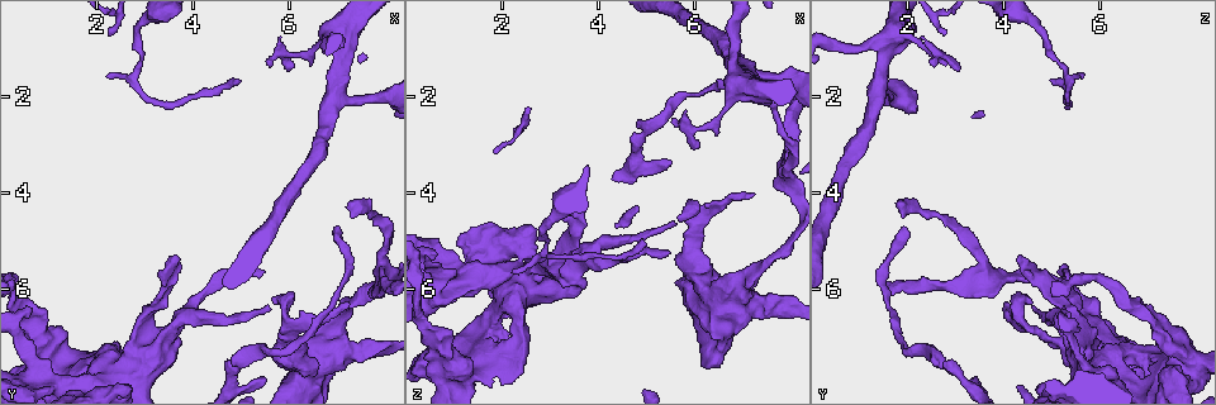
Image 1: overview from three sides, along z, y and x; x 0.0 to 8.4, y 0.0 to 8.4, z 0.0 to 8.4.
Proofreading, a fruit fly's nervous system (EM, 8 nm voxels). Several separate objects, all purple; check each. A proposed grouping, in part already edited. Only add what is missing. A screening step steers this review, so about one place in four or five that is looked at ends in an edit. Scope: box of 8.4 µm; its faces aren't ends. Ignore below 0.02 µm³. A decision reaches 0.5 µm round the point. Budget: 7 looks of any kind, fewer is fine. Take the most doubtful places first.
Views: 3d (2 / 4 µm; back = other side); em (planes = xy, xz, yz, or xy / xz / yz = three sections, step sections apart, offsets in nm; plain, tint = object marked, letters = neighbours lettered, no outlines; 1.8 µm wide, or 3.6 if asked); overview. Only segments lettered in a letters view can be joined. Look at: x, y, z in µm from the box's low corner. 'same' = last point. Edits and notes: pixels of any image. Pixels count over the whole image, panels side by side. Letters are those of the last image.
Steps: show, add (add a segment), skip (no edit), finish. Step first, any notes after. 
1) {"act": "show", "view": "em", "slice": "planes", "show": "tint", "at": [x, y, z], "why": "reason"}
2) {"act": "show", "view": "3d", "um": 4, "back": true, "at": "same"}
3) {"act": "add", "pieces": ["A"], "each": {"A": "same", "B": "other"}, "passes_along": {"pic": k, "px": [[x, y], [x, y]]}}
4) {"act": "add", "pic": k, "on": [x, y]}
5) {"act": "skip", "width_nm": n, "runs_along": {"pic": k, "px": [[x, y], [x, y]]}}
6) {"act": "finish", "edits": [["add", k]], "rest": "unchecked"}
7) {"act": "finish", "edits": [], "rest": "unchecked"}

{"act": "show", "view": "em", "slice": "xz", "step": 8, "show": "tint", "at": [7.00, 4.65, 1.95], "why": "free end"}

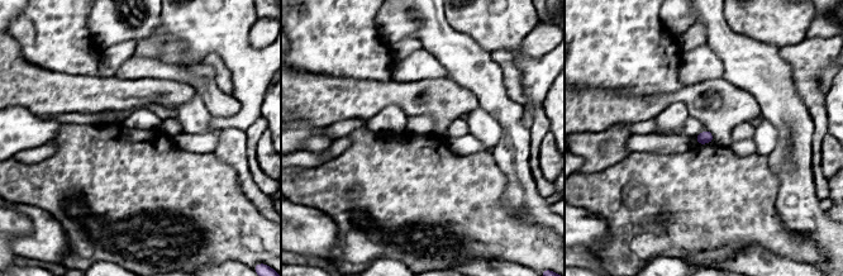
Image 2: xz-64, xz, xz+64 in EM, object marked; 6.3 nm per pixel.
{"act": "show", "view": "em", "slice": "planes", "show": "tint", "at": "same"}

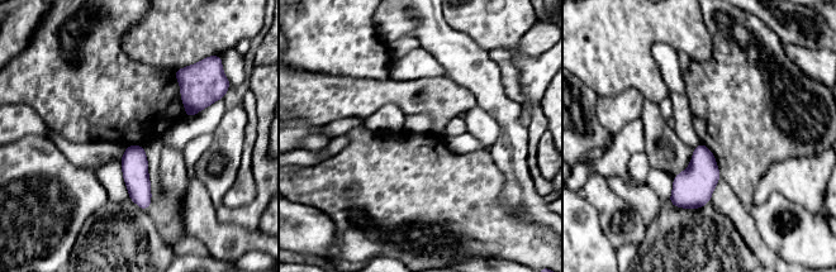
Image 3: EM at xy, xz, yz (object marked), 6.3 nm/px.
{"act": "show", "view": "em", "slice": "planes", "show": "letters", "at": "same", "why": "see the neighbours"}

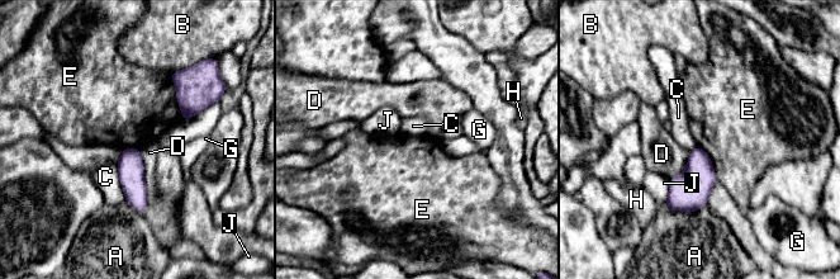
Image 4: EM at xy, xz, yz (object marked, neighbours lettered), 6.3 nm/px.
{"act": "skip", "each": {"A": "other", "B": "other", "C": "other", "D": "other", "E": "other", "G": "other", "H": "other", "J": "other"}, "border": {"pic": 4, "px": [[170, 75], [175, 86], [181, 118]]}, "found": "no lettered segment goes on from it"}

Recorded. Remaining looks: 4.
{"act": "show", "view": "em", "um": 3.6, "slice": "planes", "show": "letters", "at": [3.35, 7.15, 5.65], "why": "arms part here"}

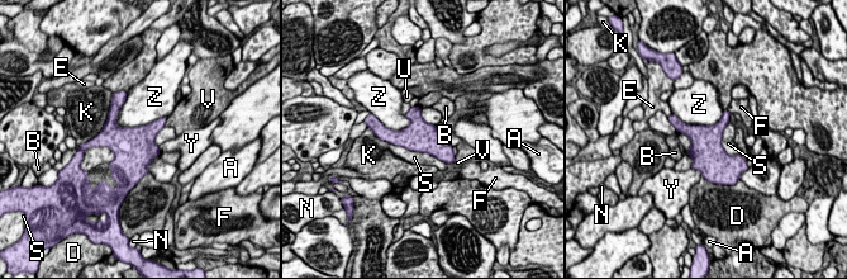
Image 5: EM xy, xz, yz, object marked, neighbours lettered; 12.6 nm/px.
{"act": "skip", "each": {"A": "other", "B": "other", "D": "other", "E": "other", "F": "other", "K": "other", "N": "other", "S": "other", "U": "other", "V": "other", "Y": "other", "Z": "other"}, "border": {"pic": 5, "px": [[166, 117], [132, 127], [115, 124]]}, "found": "none of them fits"}

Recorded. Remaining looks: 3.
{"act": "show", "view": "3d", "um": 4, "at": [0.65, 7.90, 5.80], "why": "sudden change in width"}

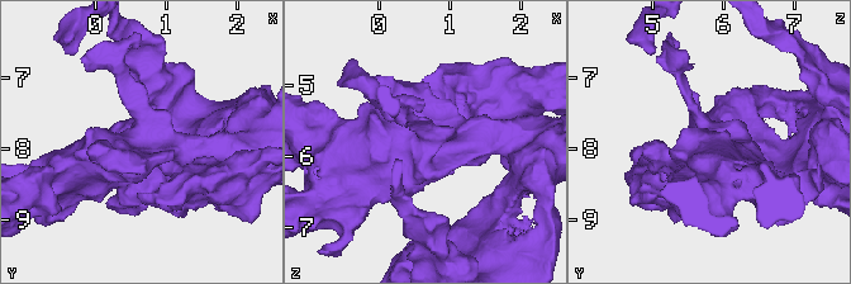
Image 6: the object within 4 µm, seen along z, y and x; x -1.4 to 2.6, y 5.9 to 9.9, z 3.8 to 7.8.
{"act": "show", "view": "em", "slice": "planes", "show": "tint", "at": [0.60, 7.90, 5.85], "why": "now the EM"}

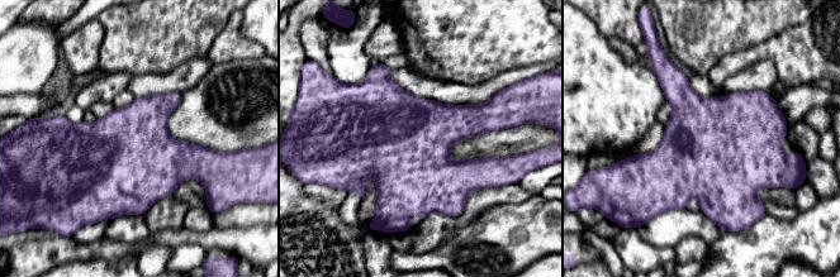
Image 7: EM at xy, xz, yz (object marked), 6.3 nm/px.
{"act": "show", "view": "em", "slice": "planes", "show": "letters", "at": "same", "why": "see the neighbours"}

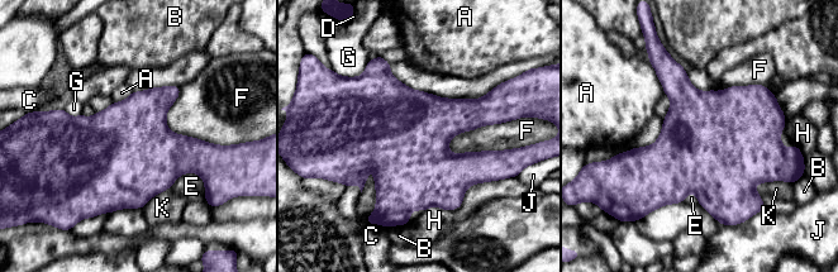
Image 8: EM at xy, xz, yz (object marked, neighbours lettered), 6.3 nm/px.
{"act": "skip", "width_nm": 600, "longest_contact_nm": ["H", 480], "each": {"A": "other", "B": "other", "C": "other", "D": "other", "E": "other", "F": "other", "G": "other", "H": "other", "J": "other", "K": "other"}, "found": "no lettered segment goes on from it"}

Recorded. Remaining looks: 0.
{"act": "finish", "edits": [], "rest": "unchecked"}

